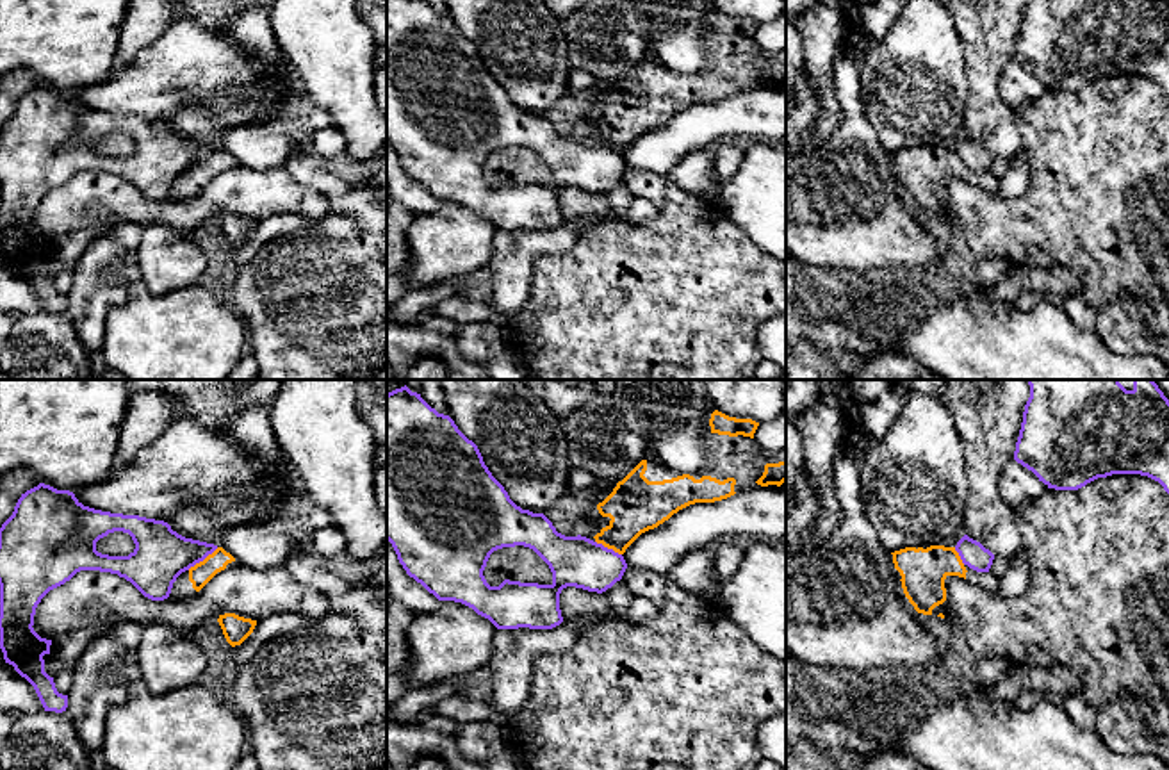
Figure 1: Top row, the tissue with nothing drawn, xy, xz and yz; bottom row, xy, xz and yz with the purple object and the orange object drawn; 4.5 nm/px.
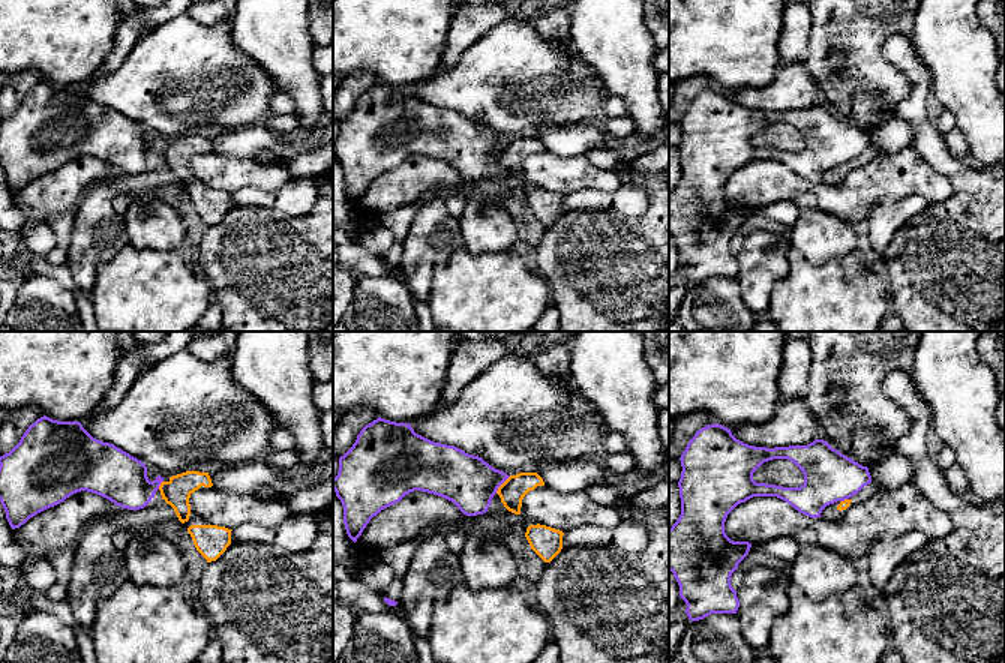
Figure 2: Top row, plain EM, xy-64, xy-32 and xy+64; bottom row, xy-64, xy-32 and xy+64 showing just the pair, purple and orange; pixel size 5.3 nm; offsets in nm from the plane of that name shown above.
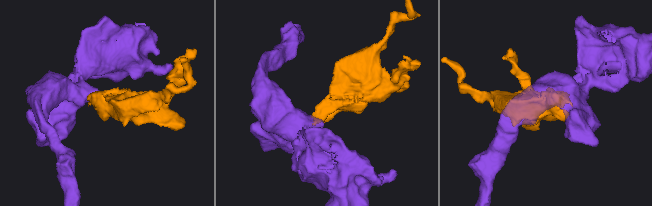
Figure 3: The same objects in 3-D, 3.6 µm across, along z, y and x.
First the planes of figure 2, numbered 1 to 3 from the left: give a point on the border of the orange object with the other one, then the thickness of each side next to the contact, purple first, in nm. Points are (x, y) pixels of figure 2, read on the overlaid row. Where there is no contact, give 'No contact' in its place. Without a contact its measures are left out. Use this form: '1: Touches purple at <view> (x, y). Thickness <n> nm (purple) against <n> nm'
1: Touches purple at xy-64 (159, 485). Thickness 280 nm (purple) against 150 nm
2: Touches purple at xy-32 (501, 483). Thickness 280 nm (purple) against 140 nm
3: Touches purple at xy+64 (843, 500). Thickness 280 nm (purple) against 50 nm

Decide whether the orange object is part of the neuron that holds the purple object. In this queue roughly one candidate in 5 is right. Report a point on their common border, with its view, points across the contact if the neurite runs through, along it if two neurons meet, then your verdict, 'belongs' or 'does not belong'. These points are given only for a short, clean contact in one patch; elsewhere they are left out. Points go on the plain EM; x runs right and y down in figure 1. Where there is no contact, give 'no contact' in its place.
contact xy (202, 161); border xy (218, 148), (188, 170); does not belong

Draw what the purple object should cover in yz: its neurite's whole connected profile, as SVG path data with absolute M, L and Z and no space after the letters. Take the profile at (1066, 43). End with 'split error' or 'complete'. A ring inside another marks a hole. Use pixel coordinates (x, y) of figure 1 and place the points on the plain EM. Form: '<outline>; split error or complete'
M1028 0L1014 61L1032 71L1048 89L1055 91L1078 91L1098 78L1112 75L1140 75L1158 82L1169 94L1169 0Z; complete

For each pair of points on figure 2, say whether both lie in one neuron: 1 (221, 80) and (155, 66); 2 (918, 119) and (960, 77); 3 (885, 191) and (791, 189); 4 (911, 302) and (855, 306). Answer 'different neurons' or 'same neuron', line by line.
1: same neuron
2: different neurons
3: same neuron
4: different neurons

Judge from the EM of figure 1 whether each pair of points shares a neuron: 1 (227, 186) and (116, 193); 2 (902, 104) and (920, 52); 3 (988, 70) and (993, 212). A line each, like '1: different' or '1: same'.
1: same
2: same
3: different

